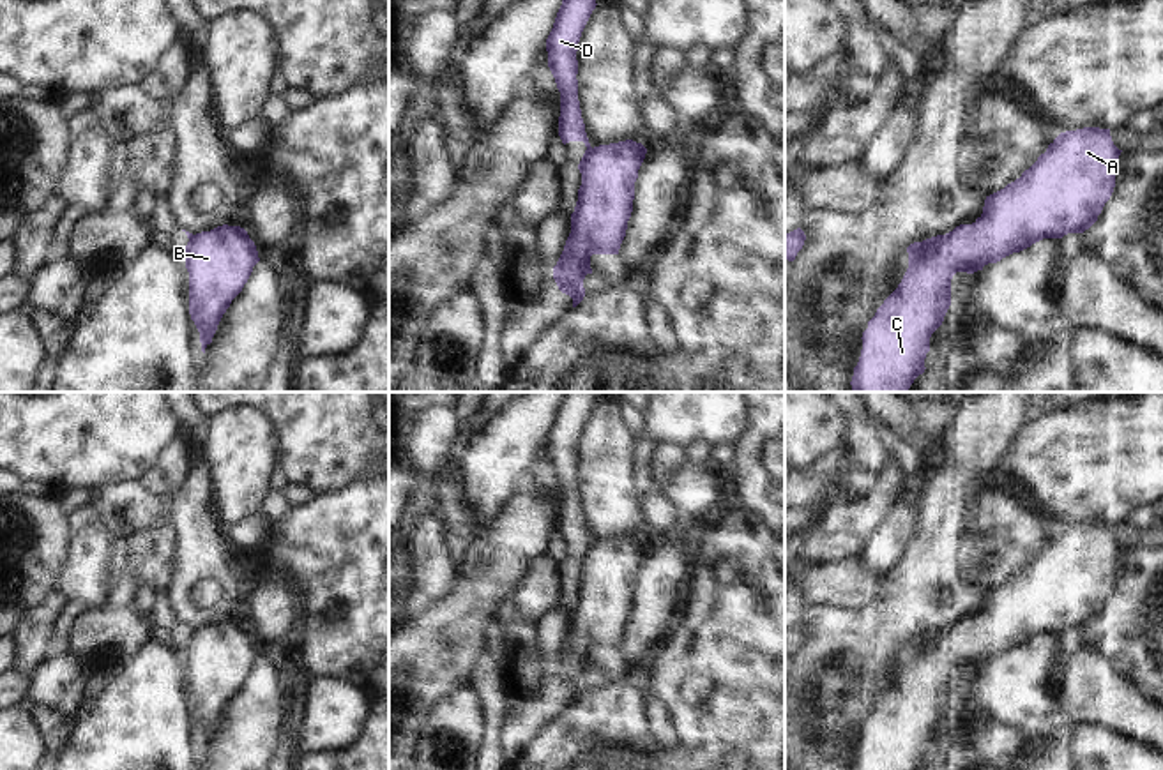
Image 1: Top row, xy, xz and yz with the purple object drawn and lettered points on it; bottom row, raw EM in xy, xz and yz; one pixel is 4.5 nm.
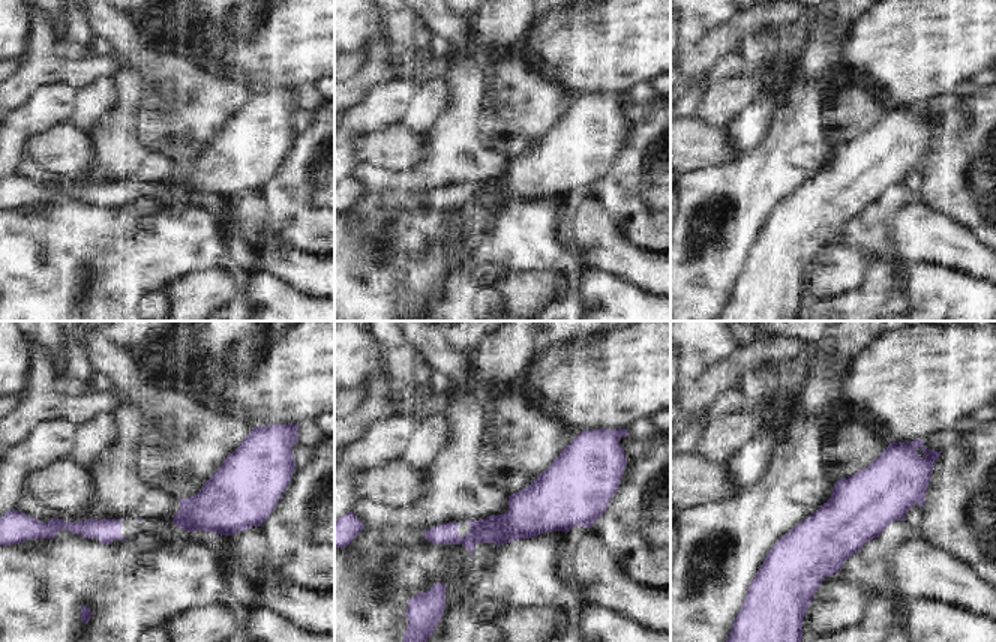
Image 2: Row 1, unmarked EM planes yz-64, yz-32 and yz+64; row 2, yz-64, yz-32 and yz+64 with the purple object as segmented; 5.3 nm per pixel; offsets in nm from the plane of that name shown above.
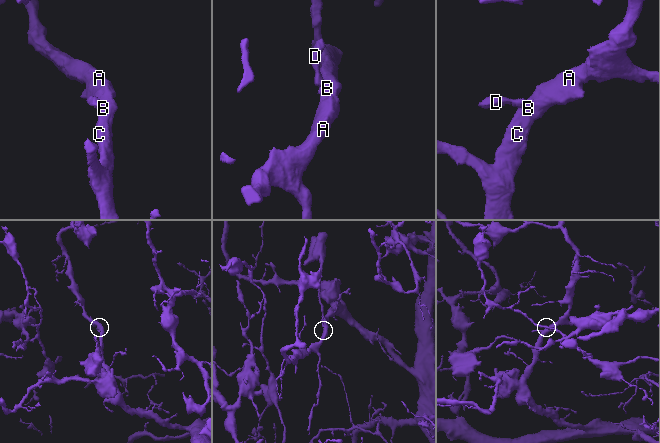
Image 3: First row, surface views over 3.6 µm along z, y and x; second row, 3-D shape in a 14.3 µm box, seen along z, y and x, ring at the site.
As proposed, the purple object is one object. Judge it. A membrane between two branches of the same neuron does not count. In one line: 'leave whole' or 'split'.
split

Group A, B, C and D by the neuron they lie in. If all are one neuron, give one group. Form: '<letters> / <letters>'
A B C / D

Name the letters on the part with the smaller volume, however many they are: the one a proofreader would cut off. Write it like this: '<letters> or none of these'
D

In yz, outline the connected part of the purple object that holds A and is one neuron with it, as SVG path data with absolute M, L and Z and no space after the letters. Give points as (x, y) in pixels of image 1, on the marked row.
M1083 127L1060 132L1038 161L1020 178L1004 189L986 196L983 214L972 224L960 224L942 235L919 256L908 258L908 268L898 288L884 300L863 332L863 350L852 376L852 392L908 392L914 380L924 373L924 359L930 351L930 337L942 325L951 306L951 279L956 272L974 274L988 263L1020 253L1043 238L1062 238L1068 233L1083 233L1101 214L1115 187L1119 150L1110 129Z

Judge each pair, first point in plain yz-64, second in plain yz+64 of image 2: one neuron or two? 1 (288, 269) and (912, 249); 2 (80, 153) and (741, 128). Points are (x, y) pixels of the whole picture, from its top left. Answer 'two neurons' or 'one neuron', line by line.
1: one neuron
2: two neurons

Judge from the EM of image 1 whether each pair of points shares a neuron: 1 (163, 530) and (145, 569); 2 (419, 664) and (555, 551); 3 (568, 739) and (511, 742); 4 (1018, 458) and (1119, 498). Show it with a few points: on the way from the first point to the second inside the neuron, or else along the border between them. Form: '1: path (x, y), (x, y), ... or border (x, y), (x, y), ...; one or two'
1: path (158, 539), (145, 560); one
2: border (557, 528), (550, 535), (545, 553); two
3: border (561, 712), (550, 717), (520, 751); two
4: path (1043, 458), (1061, 458), (1086, 465), (1094, 474); one

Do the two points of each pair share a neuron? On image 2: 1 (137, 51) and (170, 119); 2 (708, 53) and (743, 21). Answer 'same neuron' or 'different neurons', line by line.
1: same neuron
2: same neuron

